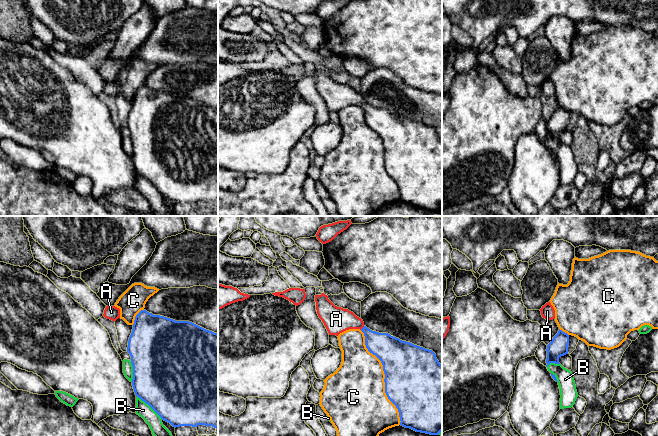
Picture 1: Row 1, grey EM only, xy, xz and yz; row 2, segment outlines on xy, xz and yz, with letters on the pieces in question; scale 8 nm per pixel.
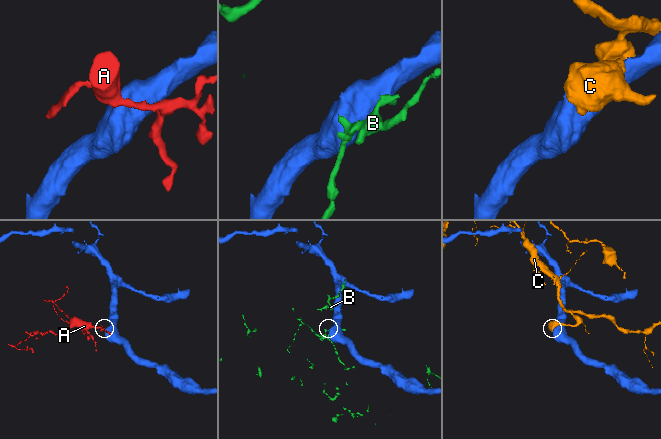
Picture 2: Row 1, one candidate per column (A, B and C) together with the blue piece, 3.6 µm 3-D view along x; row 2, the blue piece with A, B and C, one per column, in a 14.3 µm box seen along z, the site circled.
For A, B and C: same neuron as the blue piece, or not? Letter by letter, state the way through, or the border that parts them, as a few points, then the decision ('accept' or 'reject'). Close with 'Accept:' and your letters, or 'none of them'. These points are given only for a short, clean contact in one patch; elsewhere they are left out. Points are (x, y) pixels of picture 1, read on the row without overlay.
A: way xz (386, 124), (379, 120), (363, 103), (349, 96), (336, 95); accept
B: reject
C: reject
Accept: A

